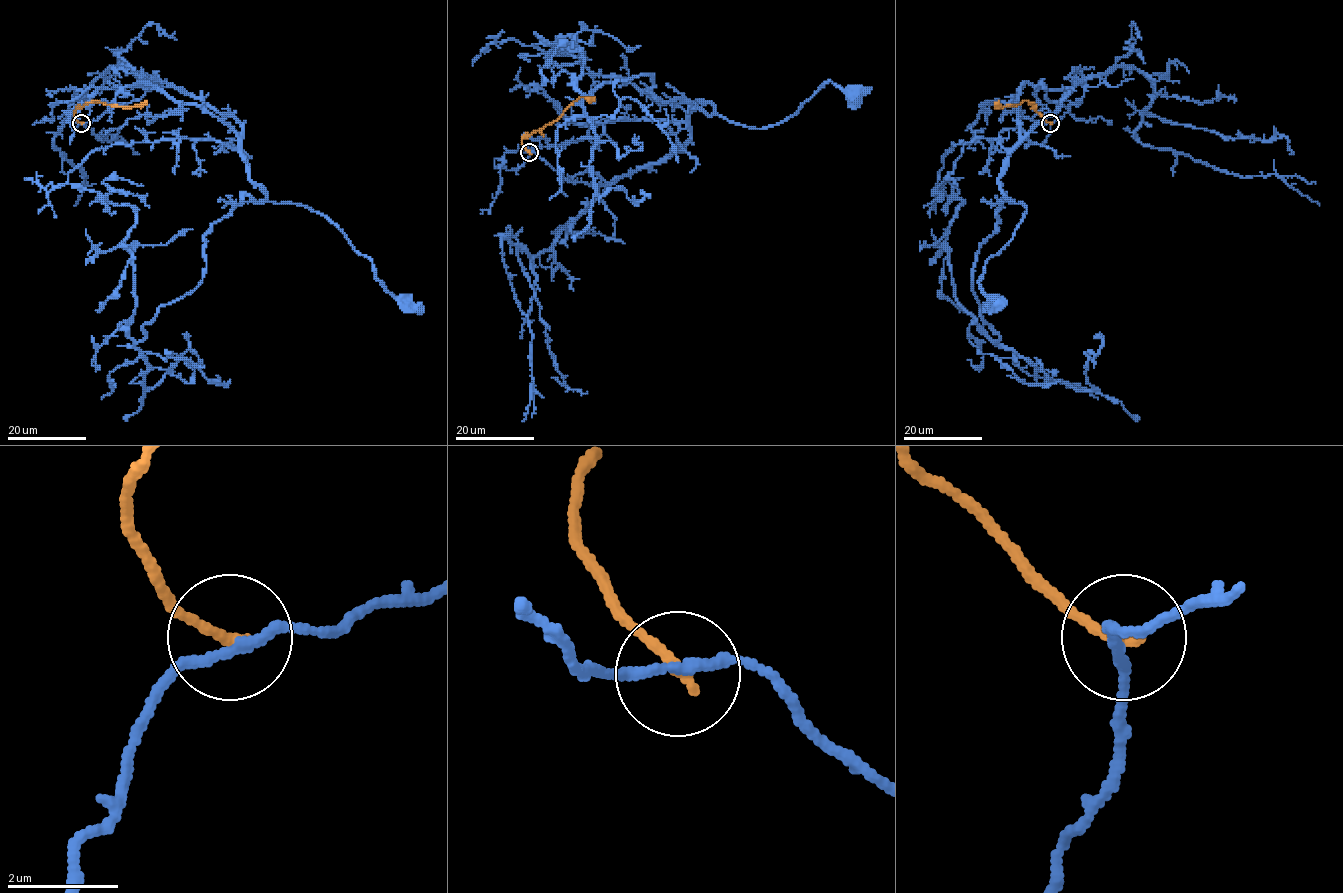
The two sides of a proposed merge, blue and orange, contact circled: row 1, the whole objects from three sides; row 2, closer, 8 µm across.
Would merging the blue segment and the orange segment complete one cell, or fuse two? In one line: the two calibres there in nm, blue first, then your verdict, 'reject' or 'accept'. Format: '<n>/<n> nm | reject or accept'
190/200 nm | reject

